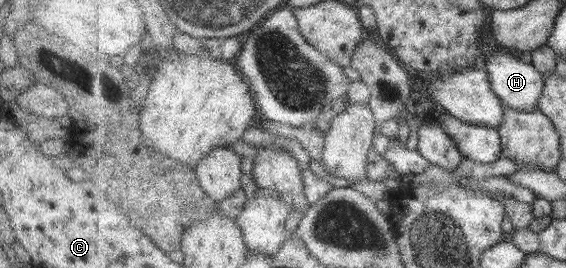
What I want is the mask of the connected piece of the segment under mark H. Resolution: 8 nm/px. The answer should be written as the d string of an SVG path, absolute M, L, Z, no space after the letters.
M496 51L487 59L488 81L504 105L521 111L538 109L546 78L533 63L523 62L508 52Z

